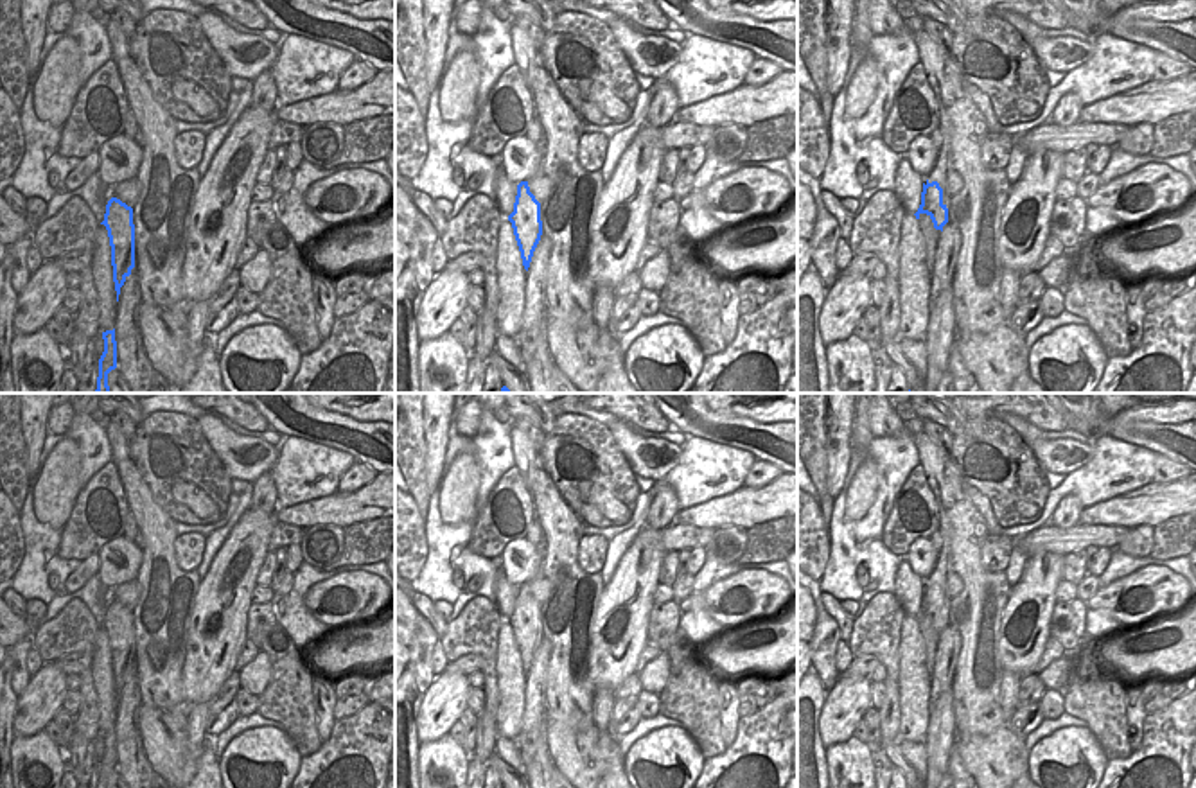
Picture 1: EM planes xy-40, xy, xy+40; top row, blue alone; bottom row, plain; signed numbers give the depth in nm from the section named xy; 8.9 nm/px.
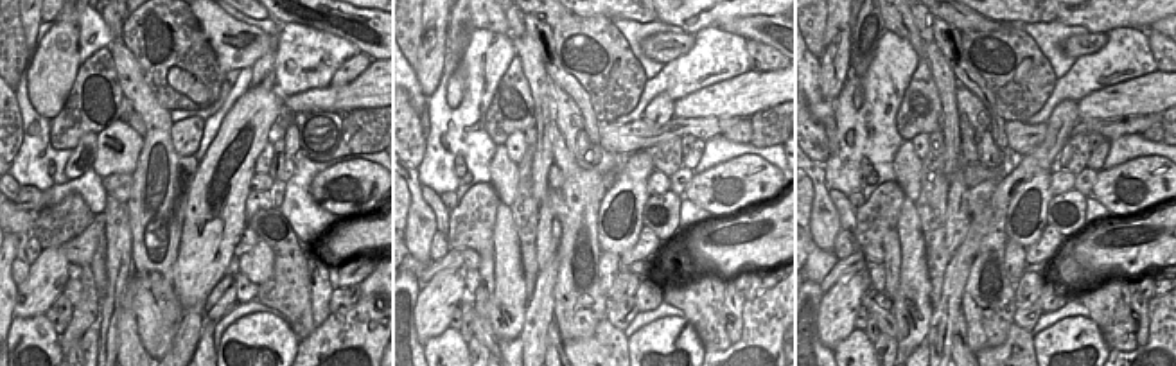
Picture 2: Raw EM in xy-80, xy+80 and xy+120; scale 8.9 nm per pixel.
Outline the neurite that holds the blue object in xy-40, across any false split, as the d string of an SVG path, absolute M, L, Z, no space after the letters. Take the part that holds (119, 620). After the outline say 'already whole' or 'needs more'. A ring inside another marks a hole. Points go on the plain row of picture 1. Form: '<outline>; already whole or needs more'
M111 600L106 607L104 623L101 626L106 628L110 639L113 684L119 704L120 689L135 670L133 610L120 601Z; already whole

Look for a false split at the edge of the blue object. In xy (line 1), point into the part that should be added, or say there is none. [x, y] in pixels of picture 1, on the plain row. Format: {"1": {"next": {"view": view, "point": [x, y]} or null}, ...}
{"1": {"next": null}}

